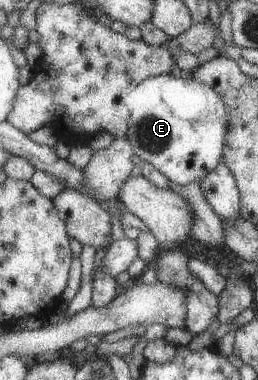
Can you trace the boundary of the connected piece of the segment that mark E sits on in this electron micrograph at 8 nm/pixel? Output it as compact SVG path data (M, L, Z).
M162 73L143 80L129 92L126 101L131 110L126 137L139 156L140 163L149 162L169 181L179 185L201 181L218 168L228 144L226 134L232 128L232 114L229 112L228 102L210 85L194 78L184 79L178 73Z

